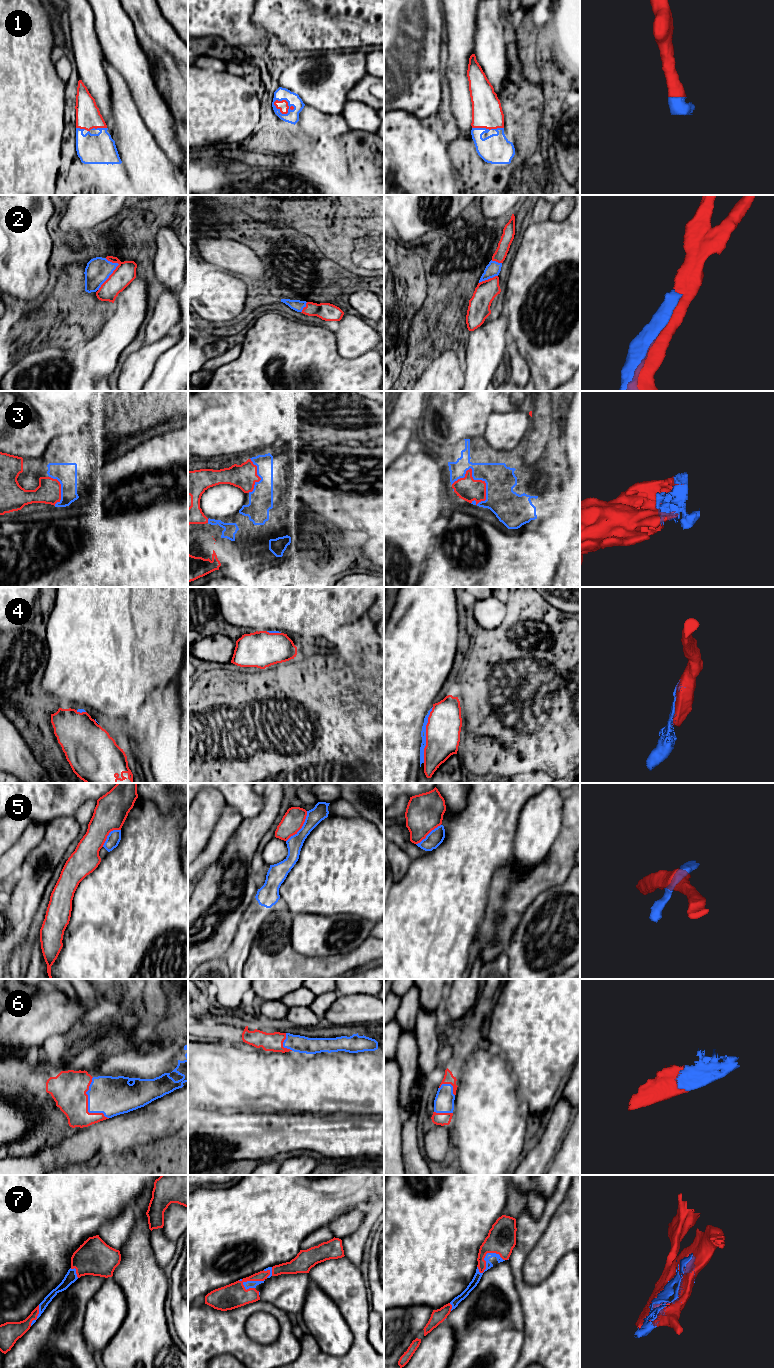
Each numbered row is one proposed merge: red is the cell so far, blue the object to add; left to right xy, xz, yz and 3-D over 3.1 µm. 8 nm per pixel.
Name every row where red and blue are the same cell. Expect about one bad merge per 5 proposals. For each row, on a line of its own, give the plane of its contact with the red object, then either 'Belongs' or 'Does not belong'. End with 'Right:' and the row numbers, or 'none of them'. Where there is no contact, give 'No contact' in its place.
1: Touches red in xz. Belongs
2: Touches red in xy. Belongs
3: Touches red in yz. Belongs
4: Touches red in yz. Belongs
5: Touches red in xz. Does not belong
6: Touches red in xy. Belongs
7: Touches red in yz. Belongs
Right: 1, 2, 3, 4, 6, 7

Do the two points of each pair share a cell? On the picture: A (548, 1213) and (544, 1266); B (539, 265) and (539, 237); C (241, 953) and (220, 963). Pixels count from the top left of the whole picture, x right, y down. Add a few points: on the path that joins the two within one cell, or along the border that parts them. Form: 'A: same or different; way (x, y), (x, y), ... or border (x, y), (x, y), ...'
A: different; border (559, 1207), (534, 1247)
B: same; way (539, 258), (539, 244)
C: different; border (225, 955), (229, 968)

